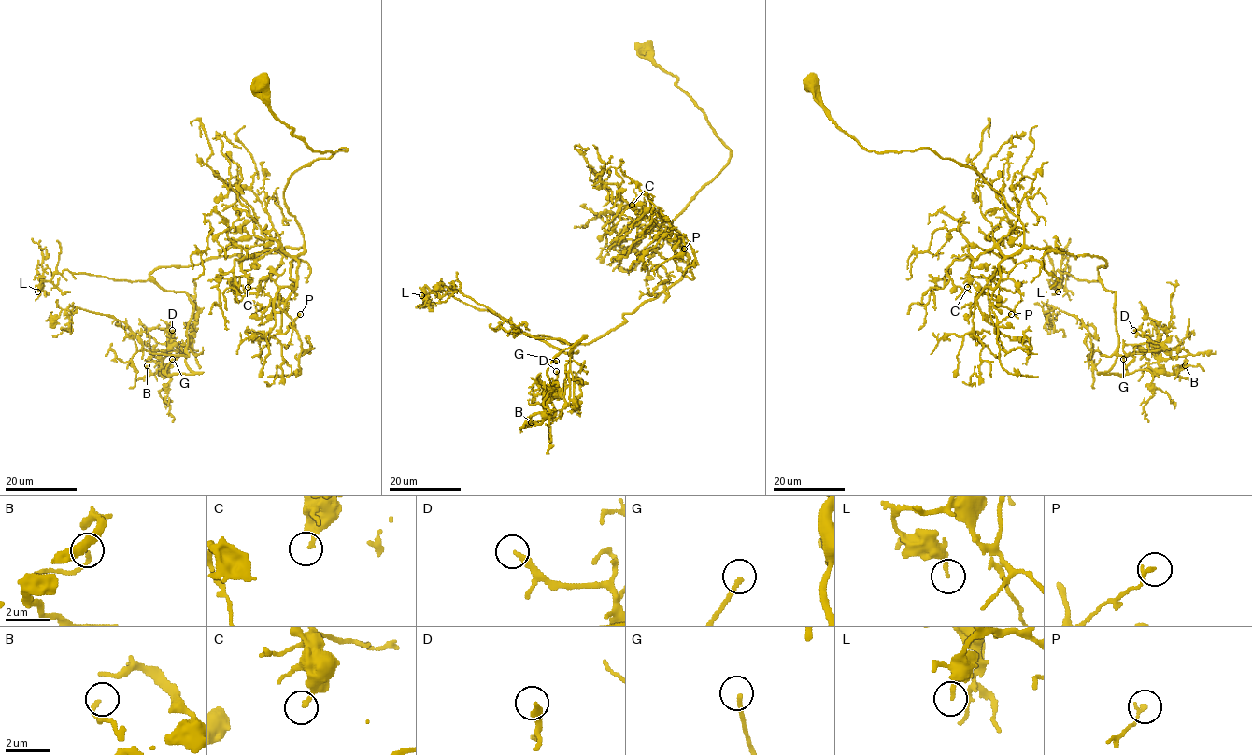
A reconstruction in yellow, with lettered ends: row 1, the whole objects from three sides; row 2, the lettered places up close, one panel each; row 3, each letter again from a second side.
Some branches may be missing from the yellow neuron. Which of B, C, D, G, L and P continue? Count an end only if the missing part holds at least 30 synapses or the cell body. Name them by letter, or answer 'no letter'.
D, G

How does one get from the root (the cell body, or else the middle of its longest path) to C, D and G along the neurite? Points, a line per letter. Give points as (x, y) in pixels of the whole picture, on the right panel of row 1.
C: (812, 81), (834, 124), (869, 150), (931, 148), (1003, 196), (1023, 247), (971, 257), (967, 287)
D: (812, 81), (869, 150), (931, 148), (1003, 196), (1028, 247), (1101, 256), (1119, 355), (1152, 342), (1133, 330)
G: (812, 81), (869, 150), (931, 148), (1003, 196), (1028, 247), (1101, 256), (1106, 374), (1123, 359)

